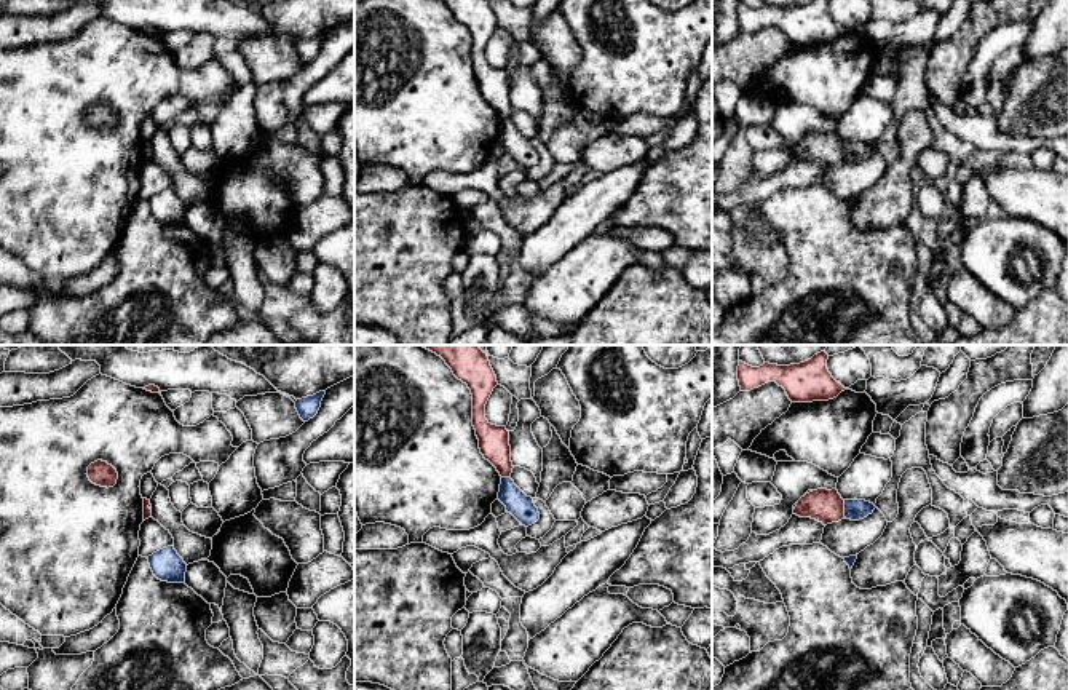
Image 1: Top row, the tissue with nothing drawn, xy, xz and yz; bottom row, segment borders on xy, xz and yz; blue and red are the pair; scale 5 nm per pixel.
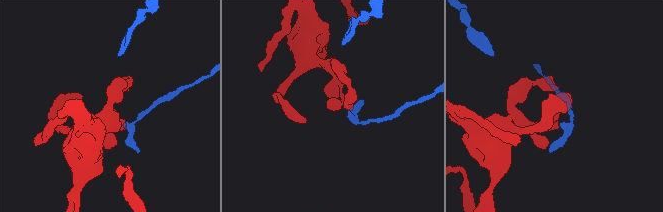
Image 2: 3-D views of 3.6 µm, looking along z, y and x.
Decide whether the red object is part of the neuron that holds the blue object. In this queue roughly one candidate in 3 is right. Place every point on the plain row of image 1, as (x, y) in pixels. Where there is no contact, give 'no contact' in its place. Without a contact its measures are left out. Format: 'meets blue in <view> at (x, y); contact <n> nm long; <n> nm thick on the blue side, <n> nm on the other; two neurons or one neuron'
meets blue in yz at (845, 150); contact 90 nm long; 110 nm thick on the blue side, 170 nm on the other; two neurons

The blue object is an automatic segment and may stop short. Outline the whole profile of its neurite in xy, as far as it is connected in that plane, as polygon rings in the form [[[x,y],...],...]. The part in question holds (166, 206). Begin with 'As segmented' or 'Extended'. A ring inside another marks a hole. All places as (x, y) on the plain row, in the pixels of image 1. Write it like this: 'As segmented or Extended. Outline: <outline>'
As segmented. Outline: [[[174,188],[163,190],[147,200],[153,217],[168,225],[185,225],[187,206]]]

